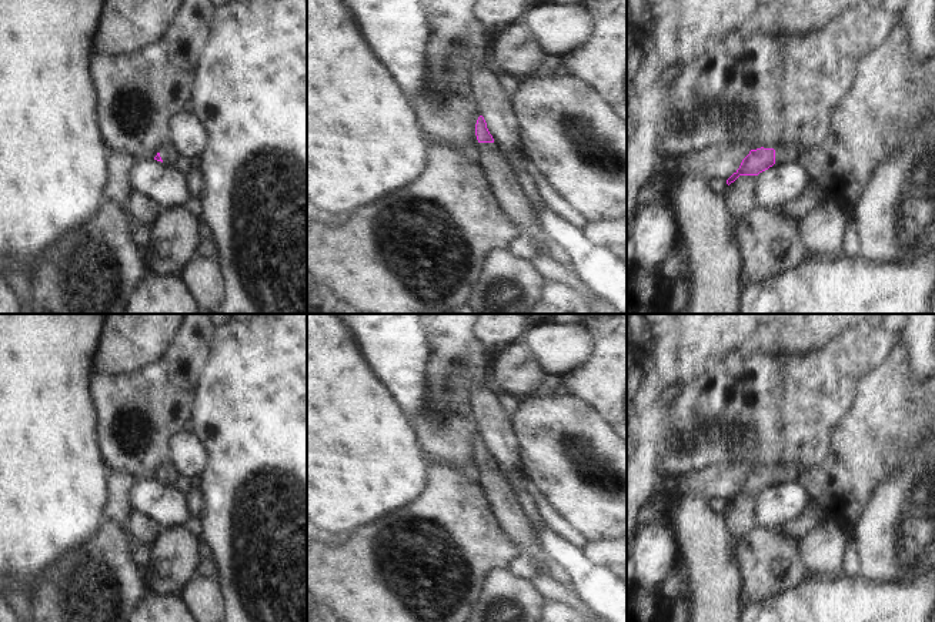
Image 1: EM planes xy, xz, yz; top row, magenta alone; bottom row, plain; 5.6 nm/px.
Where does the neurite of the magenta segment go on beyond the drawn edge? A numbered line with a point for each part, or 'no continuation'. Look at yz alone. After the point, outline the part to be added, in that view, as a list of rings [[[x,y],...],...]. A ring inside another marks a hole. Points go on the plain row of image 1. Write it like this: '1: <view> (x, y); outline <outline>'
1: yz (780, 474); outline [[[775,468],[775,484],[777,482],[781,482],[781,481],[784,481],[784,479],[787,479],[787,478],[789,478],[789,479],[795,479],[797,478],[797,475],[801,472],[802,469],[792,469],[791,471],[791,474],[787,476],[785,475],[785,471],[782,469],[782,468]]]

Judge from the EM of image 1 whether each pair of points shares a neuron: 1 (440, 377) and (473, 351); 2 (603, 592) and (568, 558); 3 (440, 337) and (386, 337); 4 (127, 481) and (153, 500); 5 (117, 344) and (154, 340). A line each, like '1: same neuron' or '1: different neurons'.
1: same neuron
2: same neuron
3: different neurons
4: different neurons
5: same neuron

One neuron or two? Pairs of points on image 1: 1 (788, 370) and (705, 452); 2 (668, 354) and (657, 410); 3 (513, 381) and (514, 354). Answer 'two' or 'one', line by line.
1: one
2: two
3: one

